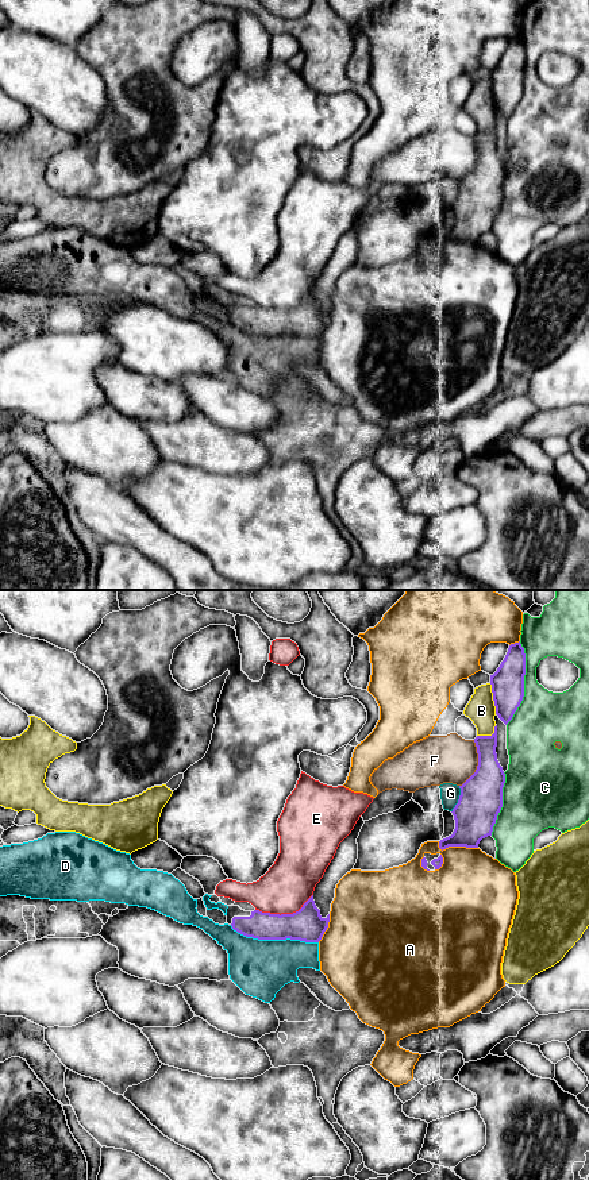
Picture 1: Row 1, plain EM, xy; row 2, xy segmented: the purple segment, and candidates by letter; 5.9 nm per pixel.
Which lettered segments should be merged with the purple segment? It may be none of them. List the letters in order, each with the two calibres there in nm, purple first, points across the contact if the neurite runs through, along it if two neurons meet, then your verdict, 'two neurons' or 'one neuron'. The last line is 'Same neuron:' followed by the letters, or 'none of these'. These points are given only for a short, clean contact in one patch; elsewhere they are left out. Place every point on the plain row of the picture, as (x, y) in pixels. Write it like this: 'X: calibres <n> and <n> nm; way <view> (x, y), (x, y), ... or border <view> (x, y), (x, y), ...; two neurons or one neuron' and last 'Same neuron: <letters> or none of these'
A: calibres 260 and 420 nm; two neurons
B: calibres 190 and 170 nm; two neurons
C: calibres 190 and 320 nm; two neurons
D: calibres 190 and 340 nm; one neuron
E: calibres 190 and 300 nm; two neurons
F: calibres 260 and 280 nm; two neurons
G: calibres 260 and 120 nm; two neurons
Same neuron: D

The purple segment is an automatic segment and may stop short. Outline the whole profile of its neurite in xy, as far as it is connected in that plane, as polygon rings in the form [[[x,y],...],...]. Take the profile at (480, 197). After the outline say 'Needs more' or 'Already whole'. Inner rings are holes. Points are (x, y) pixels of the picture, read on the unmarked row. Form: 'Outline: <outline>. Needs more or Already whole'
Outline: [[[497,120],[492,131],[474,134],[478,161],[462,180],[458,198],[453,204],[455,224],[439,236],[443,246],[449,242],[478,243],[482,234],[492,231],[497,211],[503,203],[505,169],[497,155]]]. Already whole

